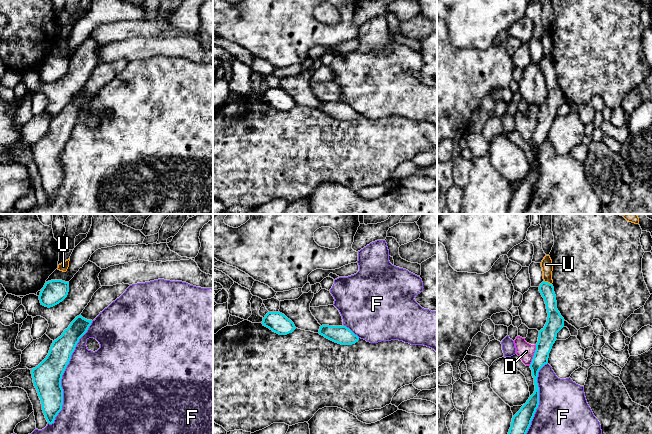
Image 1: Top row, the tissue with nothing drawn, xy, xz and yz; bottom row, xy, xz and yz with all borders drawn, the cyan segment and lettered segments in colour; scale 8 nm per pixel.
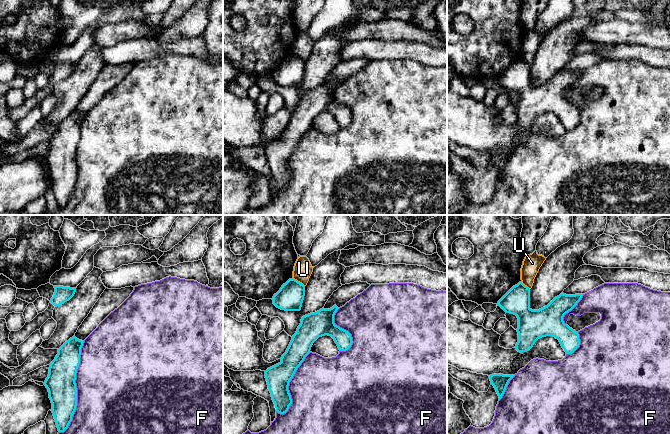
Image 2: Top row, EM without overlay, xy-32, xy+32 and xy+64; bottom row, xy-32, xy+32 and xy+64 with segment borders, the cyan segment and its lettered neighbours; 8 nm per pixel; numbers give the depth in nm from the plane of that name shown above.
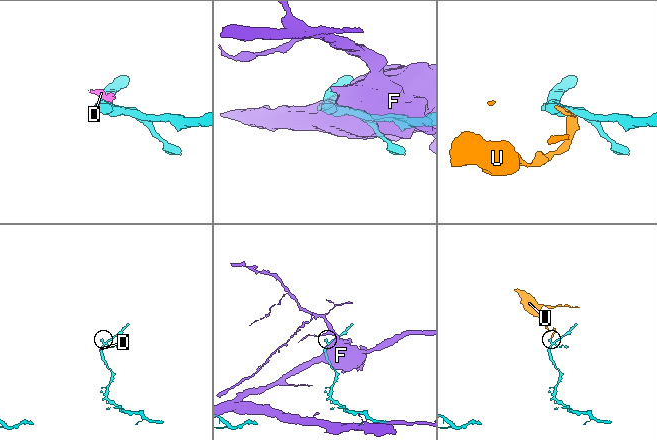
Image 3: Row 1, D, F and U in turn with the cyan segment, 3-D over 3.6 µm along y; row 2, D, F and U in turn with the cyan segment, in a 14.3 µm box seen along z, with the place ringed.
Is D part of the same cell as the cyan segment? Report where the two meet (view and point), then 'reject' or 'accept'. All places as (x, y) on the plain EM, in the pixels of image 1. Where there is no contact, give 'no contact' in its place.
yz (534, 131) | reject

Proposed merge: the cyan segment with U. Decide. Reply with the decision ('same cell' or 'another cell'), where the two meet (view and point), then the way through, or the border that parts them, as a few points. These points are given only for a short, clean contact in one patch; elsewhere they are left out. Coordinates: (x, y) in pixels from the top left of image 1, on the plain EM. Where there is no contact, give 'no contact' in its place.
another cell; contact yz (547, 58); border yz (544, 56), (551, 60)

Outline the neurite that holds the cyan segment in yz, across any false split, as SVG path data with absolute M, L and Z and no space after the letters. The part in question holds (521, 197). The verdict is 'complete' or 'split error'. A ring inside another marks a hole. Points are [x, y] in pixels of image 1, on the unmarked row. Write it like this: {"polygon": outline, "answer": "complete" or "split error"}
{"polygon": "M543 57L539 62L539 67L544 74L548 93L544 104L539 107L536 126L530 140L532 152L534 154L535 167L521 185L513 192L507 214L525 213L539 181L538 148L548 139L549 129L557 116L557 109L564 103L564 94L557 85L553 61Z", "answer": "complete"}

